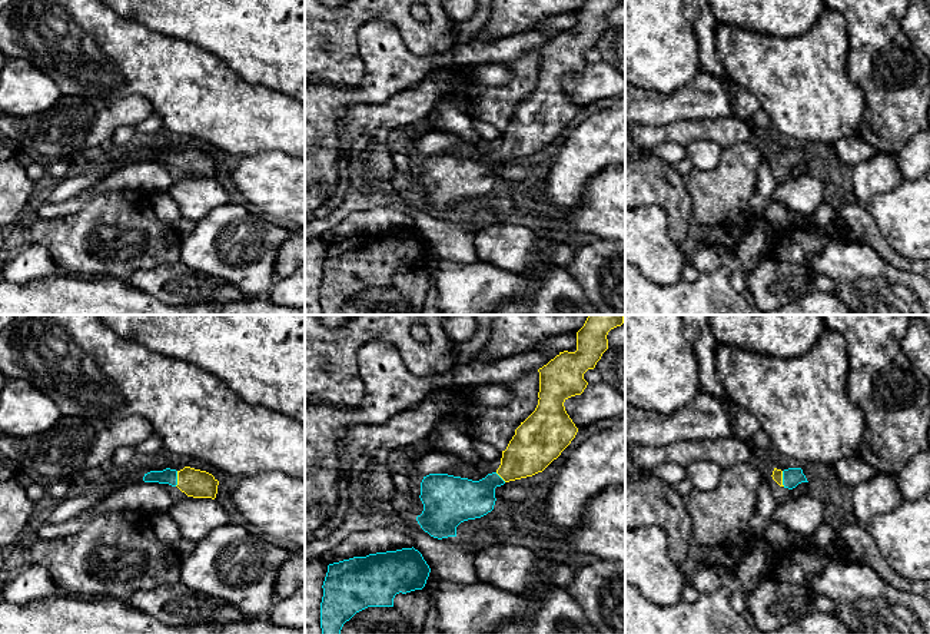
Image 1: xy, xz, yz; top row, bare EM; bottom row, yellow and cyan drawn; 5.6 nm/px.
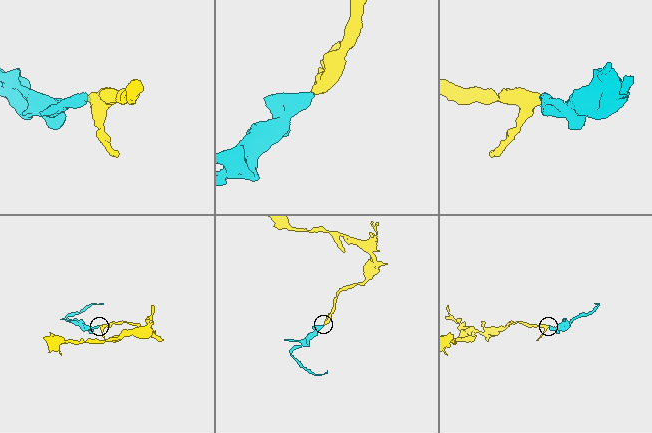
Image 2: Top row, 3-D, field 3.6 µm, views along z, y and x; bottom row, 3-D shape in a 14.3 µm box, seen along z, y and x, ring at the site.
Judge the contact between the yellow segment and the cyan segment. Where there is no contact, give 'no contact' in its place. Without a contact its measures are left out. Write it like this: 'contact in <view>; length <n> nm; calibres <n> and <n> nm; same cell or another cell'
contact in xy; length 90 nm; calibres 160 and 90 nm; same cell

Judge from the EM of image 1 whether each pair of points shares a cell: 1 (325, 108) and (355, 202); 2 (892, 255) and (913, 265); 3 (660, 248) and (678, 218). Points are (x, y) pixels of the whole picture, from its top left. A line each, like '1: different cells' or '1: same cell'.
1: different cells
2: same cell
3: different cells

